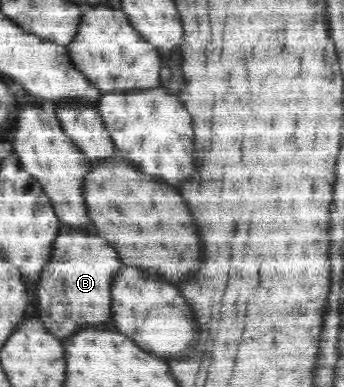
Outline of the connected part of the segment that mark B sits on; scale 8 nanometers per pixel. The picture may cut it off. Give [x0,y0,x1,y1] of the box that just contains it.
[36,226,122,338]

